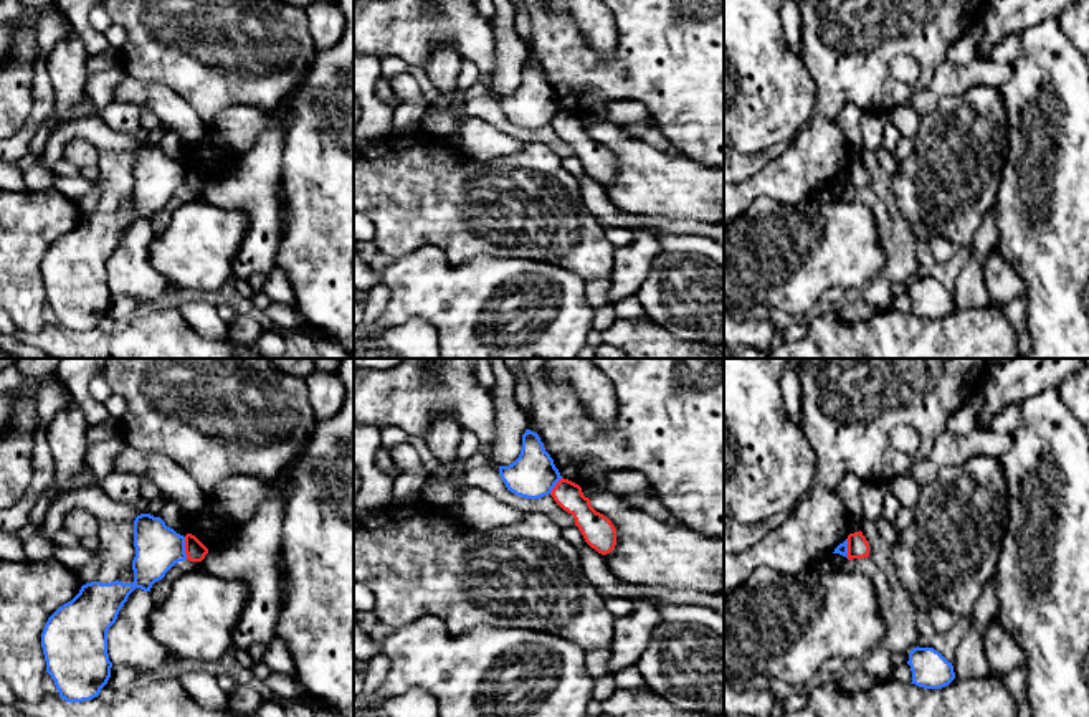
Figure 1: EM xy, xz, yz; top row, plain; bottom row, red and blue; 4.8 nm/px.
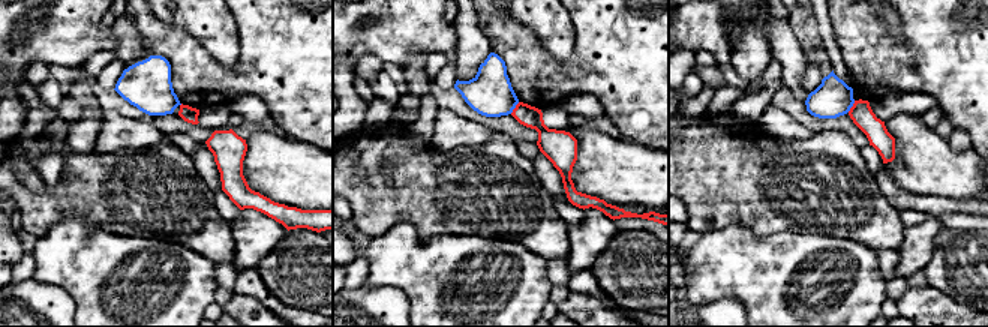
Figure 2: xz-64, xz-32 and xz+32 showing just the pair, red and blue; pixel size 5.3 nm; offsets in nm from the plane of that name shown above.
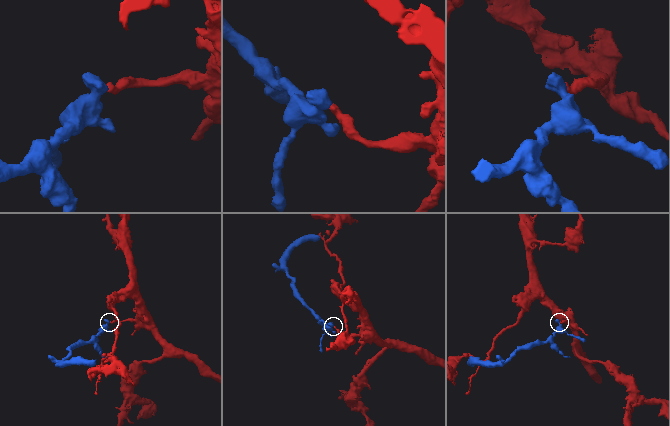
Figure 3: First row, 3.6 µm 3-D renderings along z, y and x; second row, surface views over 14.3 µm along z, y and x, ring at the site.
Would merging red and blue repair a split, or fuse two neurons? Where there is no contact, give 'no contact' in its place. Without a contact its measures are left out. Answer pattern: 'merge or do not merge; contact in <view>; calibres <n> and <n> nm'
do not merge; contact in xy; calibres 100 and 220 nm

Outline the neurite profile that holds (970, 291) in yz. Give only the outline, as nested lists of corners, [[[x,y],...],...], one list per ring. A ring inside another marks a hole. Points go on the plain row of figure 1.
[[[992,208],[983,218],[972,240],[973,254],[960,271],[952,292],[955,307],[978,309],[992,304],[983,269],[987,254],[996,246],[996,210]]]

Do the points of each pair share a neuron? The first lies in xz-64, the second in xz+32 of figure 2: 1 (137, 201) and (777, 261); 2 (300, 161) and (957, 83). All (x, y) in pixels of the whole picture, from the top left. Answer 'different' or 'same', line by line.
1: different
2: different

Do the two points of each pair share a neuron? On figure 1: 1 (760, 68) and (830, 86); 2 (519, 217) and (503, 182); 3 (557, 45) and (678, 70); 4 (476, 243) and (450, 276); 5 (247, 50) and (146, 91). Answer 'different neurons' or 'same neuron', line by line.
1: different neurons
2: same neuron
3: same neuron
4: different neurons
5: different neurons

